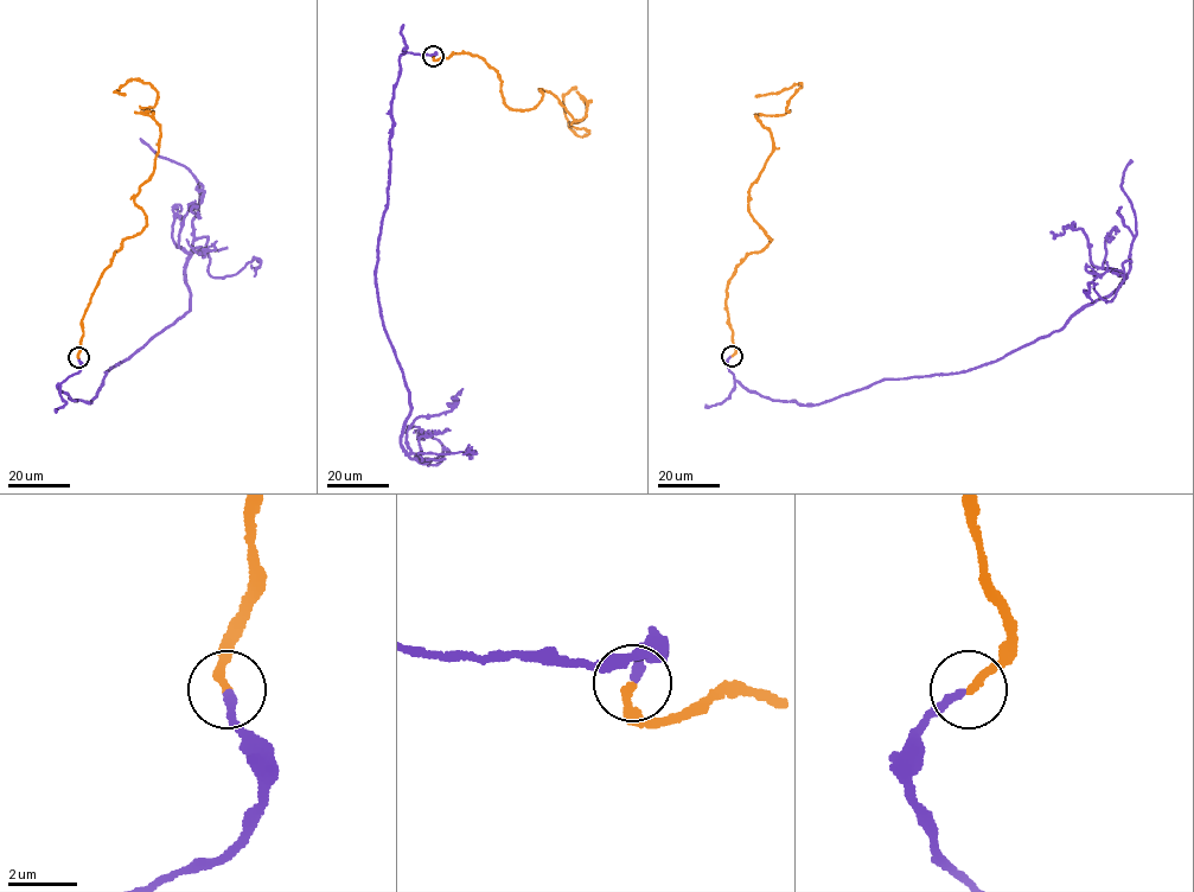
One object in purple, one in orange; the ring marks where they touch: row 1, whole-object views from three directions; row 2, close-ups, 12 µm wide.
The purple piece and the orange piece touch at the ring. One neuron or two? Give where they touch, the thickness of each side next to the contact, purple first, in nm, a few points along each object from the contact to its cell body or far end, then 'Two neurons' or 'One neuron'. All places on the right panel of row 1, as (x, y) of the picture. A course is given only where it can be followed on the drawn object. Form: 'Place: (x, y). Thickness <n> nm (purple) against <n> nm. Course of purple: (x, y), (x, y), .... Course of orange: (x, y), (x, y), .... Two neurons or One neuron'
Place: (732, 356). Thickness 240 nm (purple) against 240 nm. Course of purple: (732, 356), (749, 390), (815, 405), (970, 370), (1059, 331), (1129, 268), (1132, 160). Course of orange: (732, 356), (728, 281), (771, 240), (748, 204), (772, 152), (755, 116), (789, 113), (802, 87), (755, 96). One neuron

